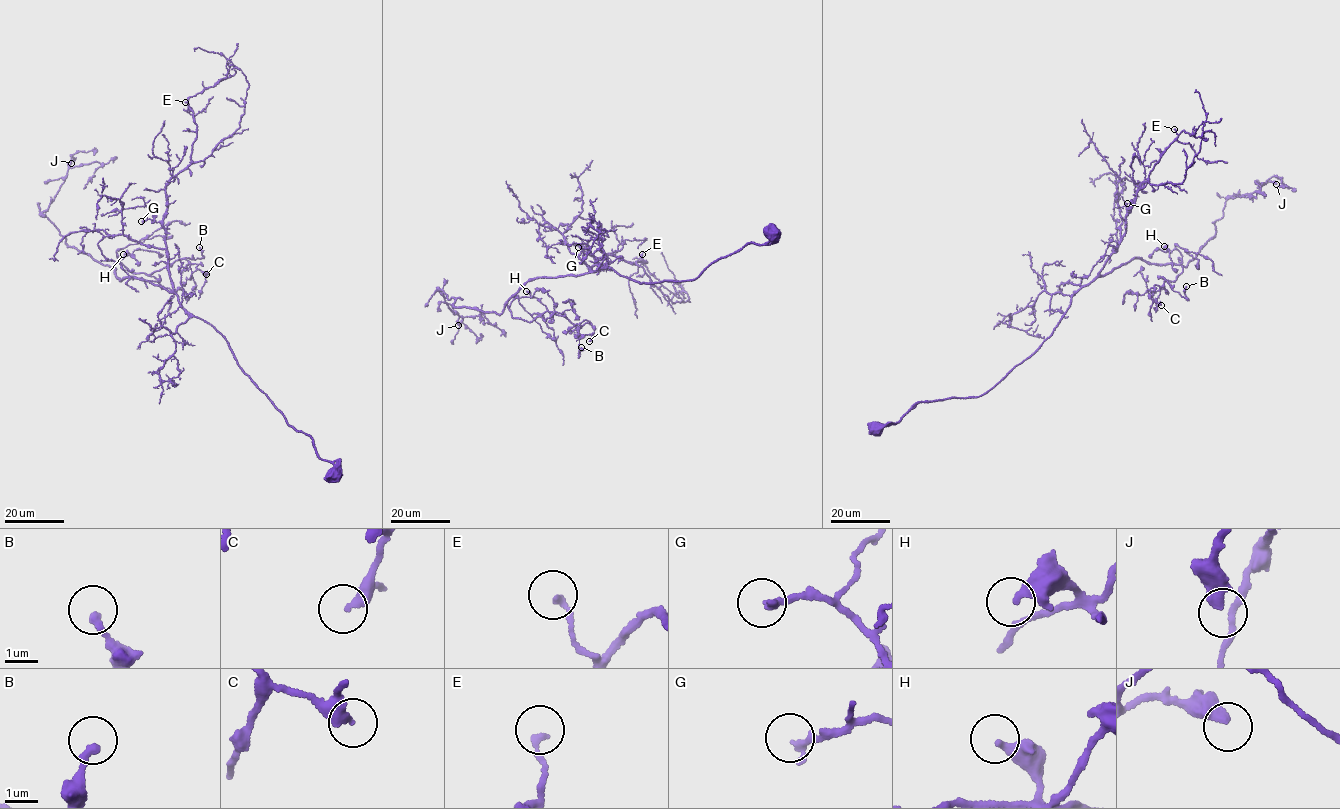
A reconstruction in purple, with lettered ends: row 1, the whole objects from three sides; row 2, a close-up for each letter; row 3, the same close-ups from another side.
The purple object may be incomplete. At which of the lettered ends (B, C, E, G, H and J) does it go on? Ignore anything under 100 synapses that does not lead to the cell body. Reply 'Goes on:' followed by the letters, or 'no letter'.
Goes on: no letter

